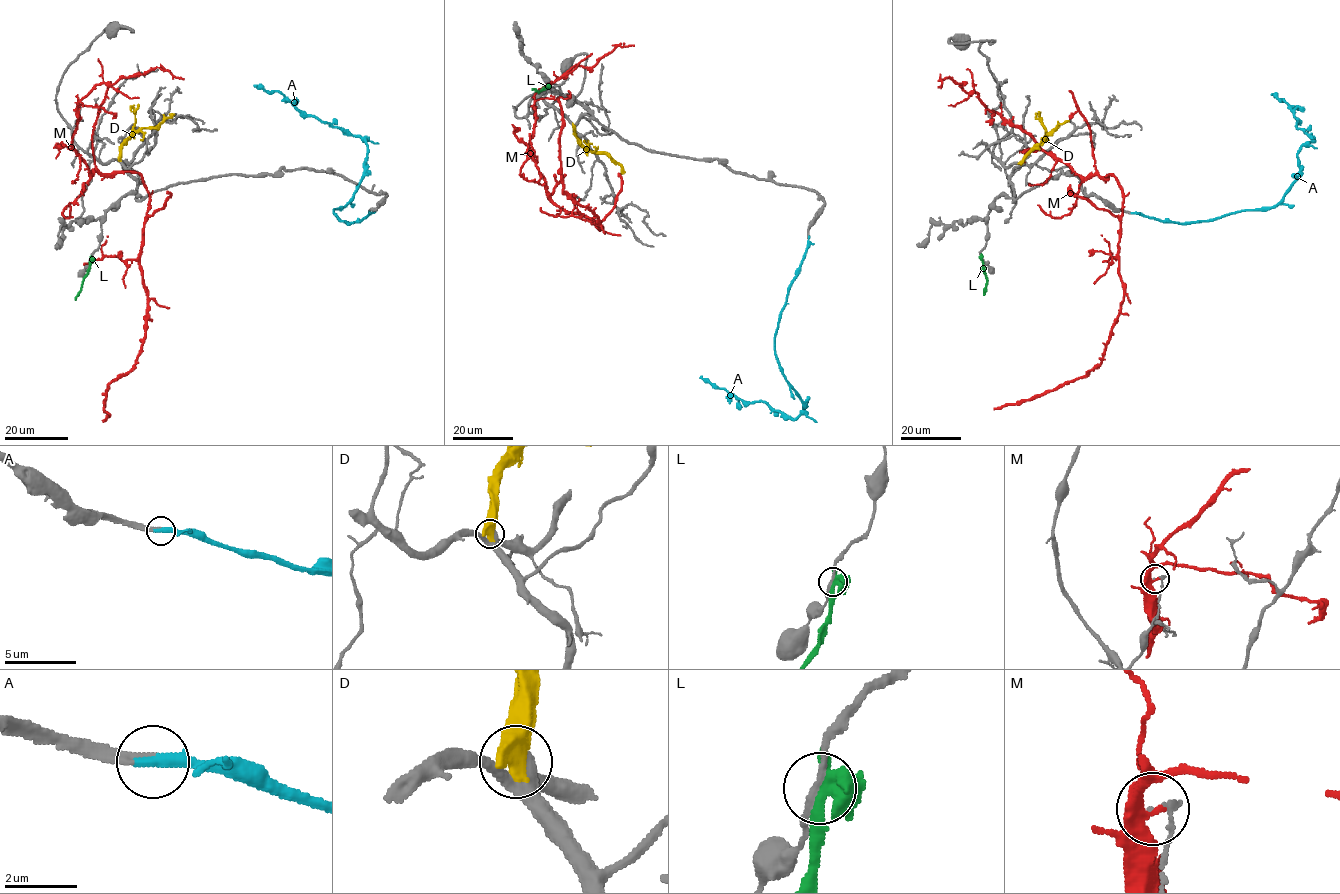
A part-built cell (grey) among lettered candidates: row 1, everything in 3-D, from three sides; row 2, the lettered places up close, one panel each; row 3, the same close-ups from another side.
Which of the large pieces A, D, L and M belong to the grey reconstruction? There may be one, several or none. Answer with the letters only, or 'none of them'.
A

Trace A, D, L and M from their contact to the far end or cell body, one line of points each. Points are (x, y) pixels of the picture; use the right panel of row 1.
A: (1132, 213), (1183, 223), (1275, 206), (1299, 174), (1297, 151), (1314, 140), (1296, 126), (1291, 107), (1272, 93)
D: (1021, 163), (1057, 125), (1069, 120)
L: (981, 257), (986, 277), (983, 295)
M: (1001, 115), (1078, 174), (1117, 180), (1123, 301), (1098, 365), (994, 409)

